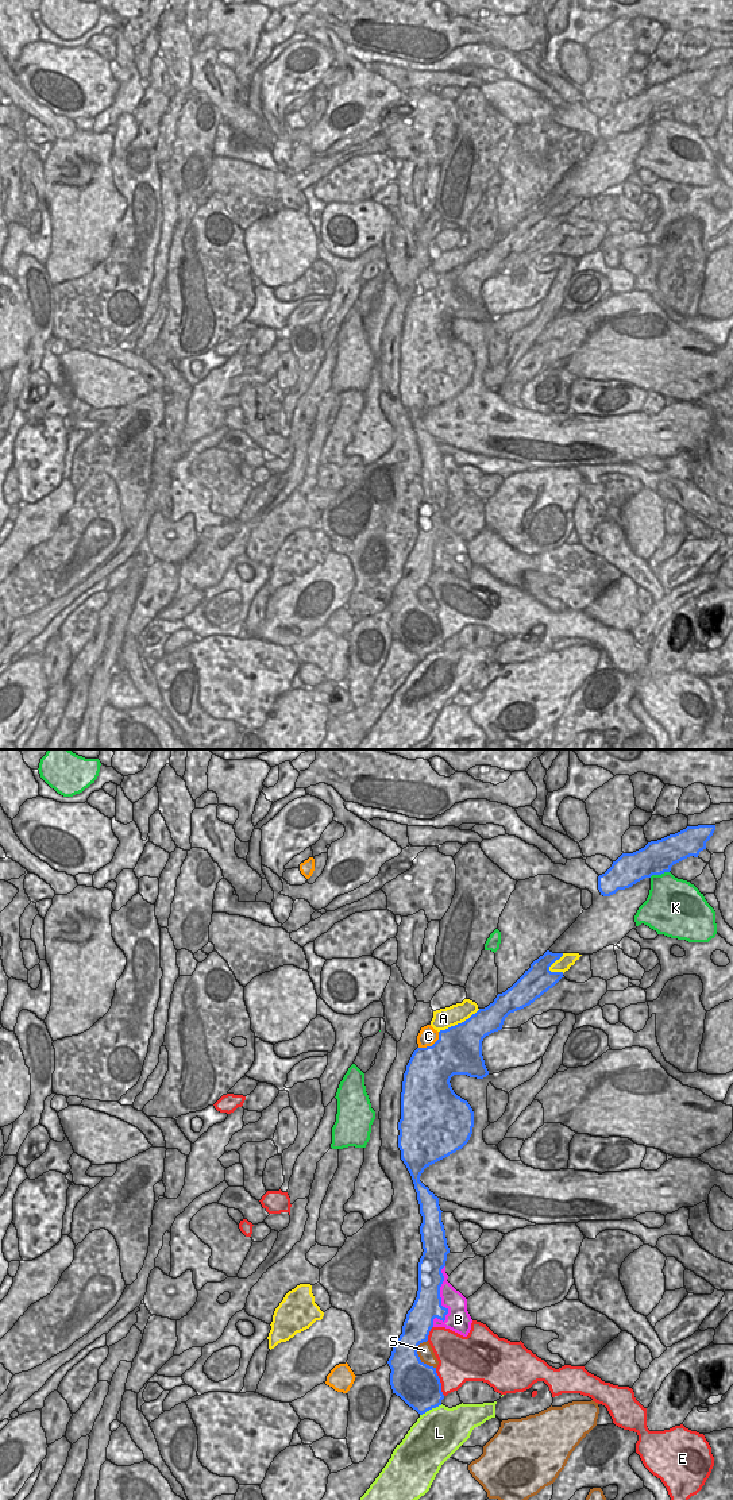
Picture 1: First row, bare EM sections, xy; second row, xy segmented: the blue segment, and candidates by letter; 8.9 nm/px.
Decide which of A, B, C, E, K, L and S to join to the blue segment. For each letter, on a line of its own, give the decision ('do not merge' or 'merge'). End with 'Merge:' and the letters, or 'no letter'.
A: do not merge
B: do not merge
C: do not merge
E: do not merge
K: do not merge
L: do not merge
S: do not merge
Merge: no letter

